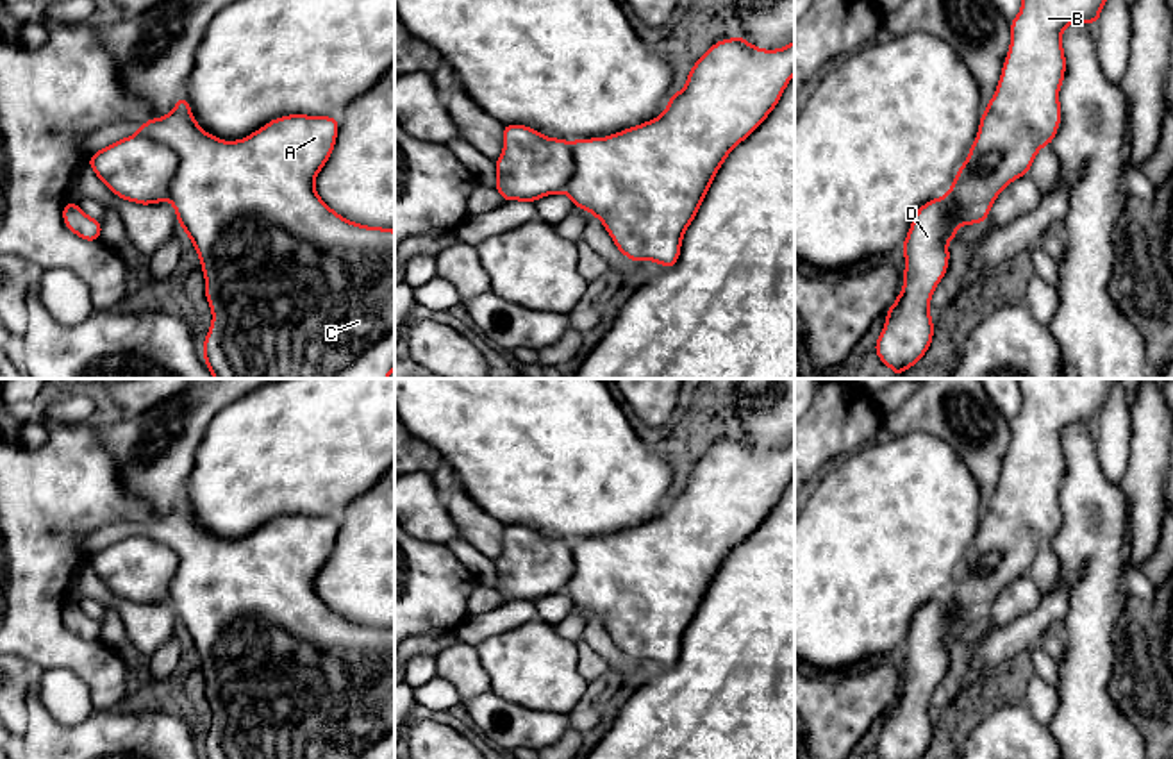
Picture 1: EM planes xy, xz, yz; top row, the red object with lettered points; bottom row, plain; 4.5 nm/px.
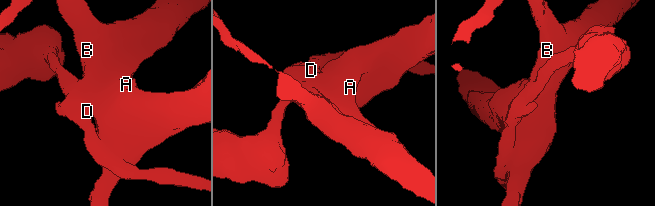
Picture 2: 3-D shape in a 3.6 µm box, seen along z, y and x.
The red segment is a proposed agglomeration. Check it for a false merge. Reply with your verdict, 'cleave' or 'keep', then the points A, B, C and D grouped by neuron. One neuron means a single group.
cleave | A B C / D

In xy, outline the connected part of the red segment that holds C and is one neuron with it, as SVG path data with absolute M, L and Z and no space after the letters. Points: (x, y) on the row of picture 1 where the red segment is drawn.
M186 95L177 100L170 114L139 125L143 136L168 145L179 155L177 171L170 184L170 202L202 263L205 298L212 311L202 354L214 379L387 379L395 370L395 230L343 218L321 200L314 188L320 170L334 150L337 130L339 118L287 114L268 121L245 139L221 141L196 123Z

